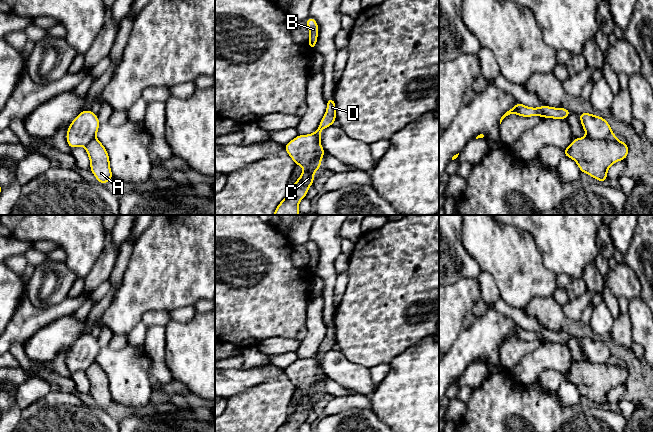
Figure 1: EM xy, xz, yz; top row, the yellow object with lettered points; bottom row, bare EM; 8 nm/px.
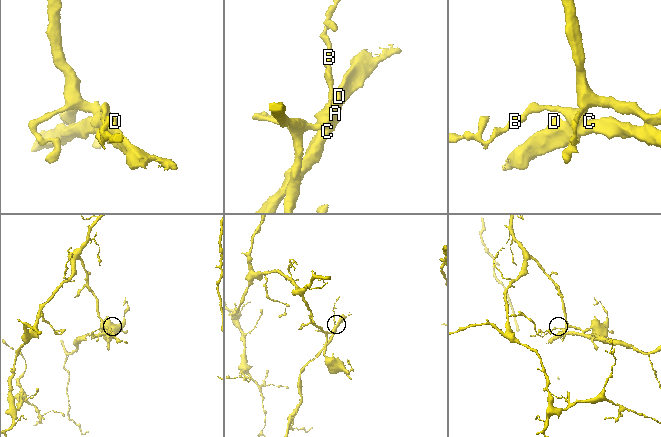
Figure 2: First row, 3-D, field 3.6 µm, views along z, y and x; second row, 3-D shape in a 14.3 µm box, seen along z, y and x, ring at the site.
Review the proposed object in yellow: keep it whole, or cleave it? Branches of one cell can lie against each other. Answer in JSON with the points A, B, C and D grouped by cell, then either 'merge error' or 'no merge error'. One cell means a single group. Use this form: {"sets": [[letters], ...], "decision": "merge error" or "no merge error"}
{"sets": [["A", "C", "D"], ["B"]], "decision": "merge error"}

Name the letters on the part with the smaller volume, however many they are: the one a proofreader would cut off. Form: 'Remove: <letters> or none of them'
Remove: A, C, D

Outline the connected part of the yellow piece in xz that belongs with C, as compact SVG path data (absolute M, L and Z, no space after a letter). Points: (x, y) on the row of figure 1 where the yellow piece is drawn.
M321 160L317 164L312 164L303 171L299 179L291 185L287 196L276 207L273 215L299 215L299 202L307 196L308 189L313 185L314 173L321 168Z

